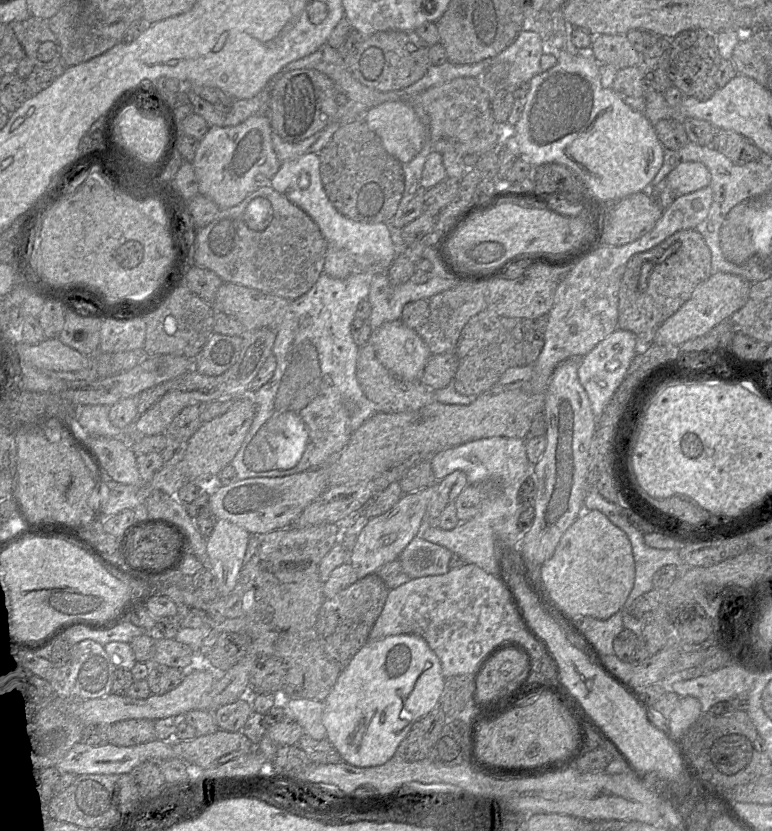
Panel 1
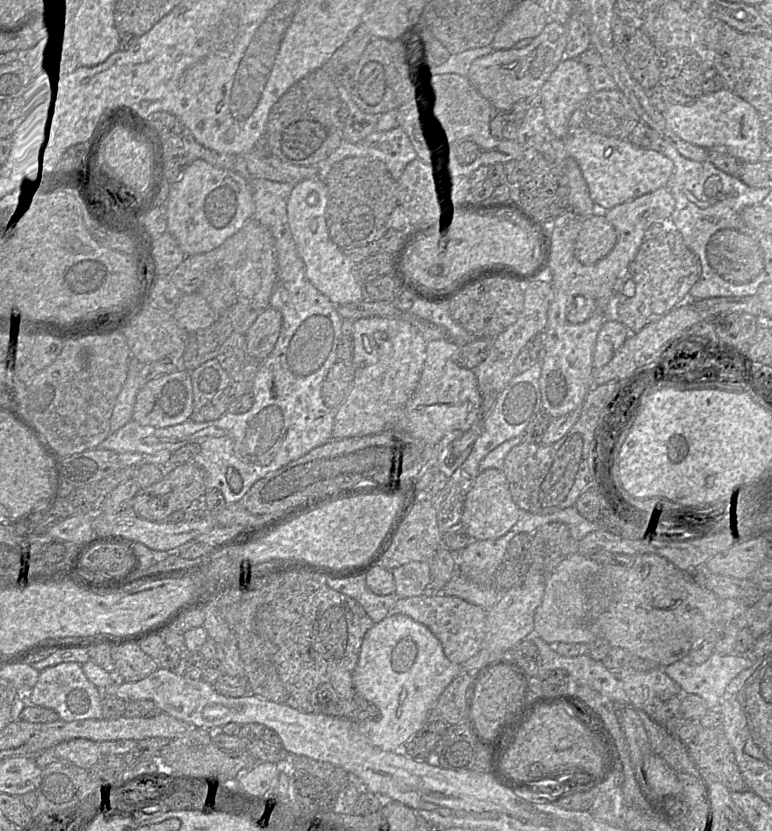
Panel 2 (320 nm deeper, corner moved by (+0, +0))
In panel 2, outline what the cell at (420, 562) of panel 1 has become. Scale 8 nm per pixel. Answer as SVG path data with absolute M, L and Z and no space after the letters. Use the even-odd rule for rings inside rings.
M413 561L391 571L396 586L397 598L424 595L424 590L431 581L429 562Z

